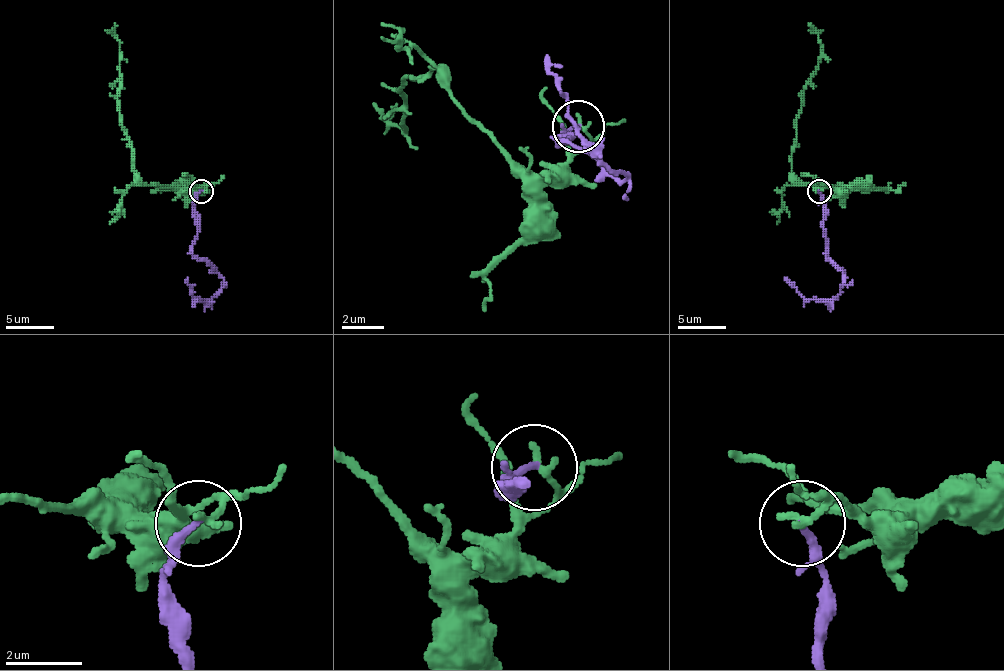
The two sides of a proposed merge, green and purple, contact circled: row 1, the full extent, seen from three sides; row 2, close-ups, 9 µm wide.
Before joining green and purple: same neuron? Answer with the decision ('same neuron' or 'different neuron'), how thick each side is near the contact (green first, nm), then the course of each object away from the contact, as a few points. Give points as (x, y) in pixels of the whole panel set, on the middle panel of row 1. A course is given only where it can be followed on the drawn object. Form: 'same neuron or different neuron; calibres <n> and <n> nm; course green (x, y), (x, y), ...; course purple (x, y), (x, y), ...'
different neuron; calibres 200 and 190 nm; course green (579, 125), (590, 141), (585, 151), (527, 172), (455, 99), (434, 68), (398, 89), (403, 130), (393, 104); course purple (579, 125), (559, 141), (585, 146), (616, 177), (626, 177), (595, 151), (569, 115), (569, 99), (548, 52)

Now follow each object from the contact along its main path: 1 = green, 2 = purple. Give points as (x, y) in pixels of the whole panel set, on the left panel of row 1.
1: (202, 190), (207, 185), (178, 190), (144, 185), (134, 171), (134, 149), (120, 117), (120, 40), (115, 23)
2: (202, 190), (192, 205), (197, 236), (192, 253), (219, 272), (224, 287), (209, 299), (197, 299), (187, 277)

